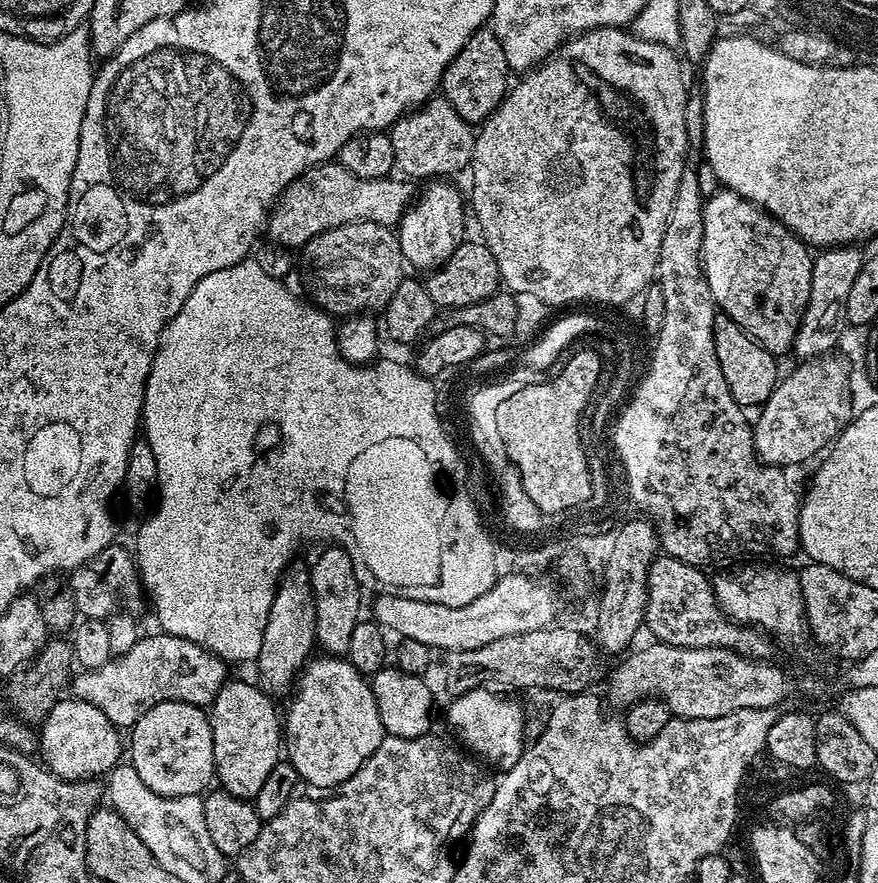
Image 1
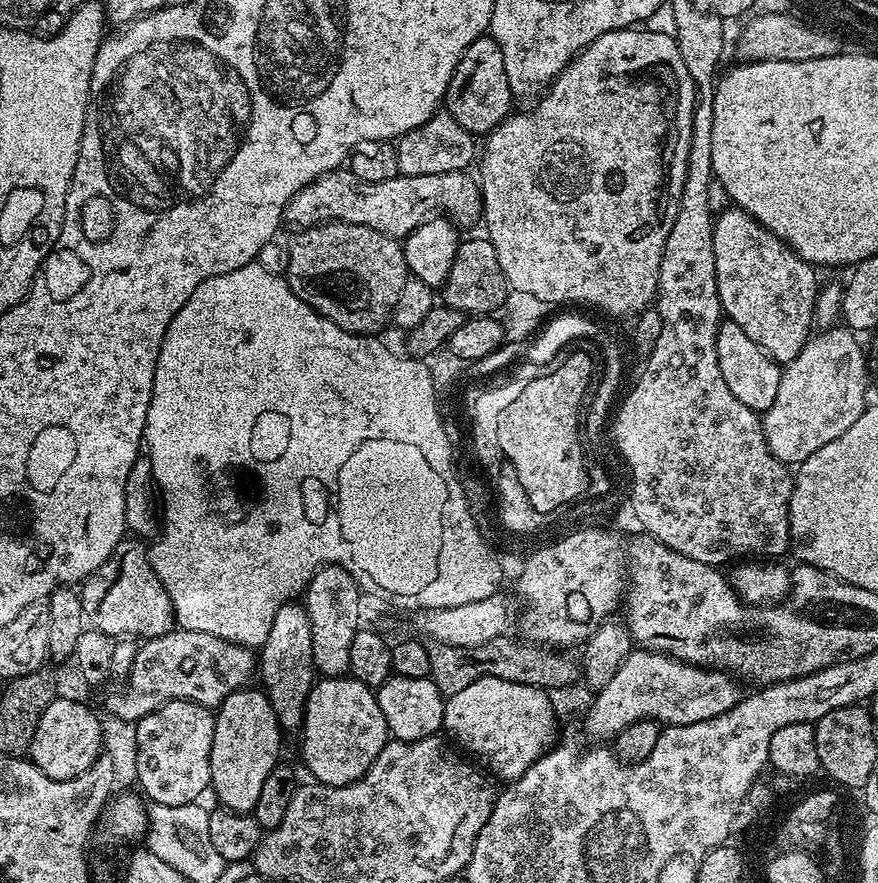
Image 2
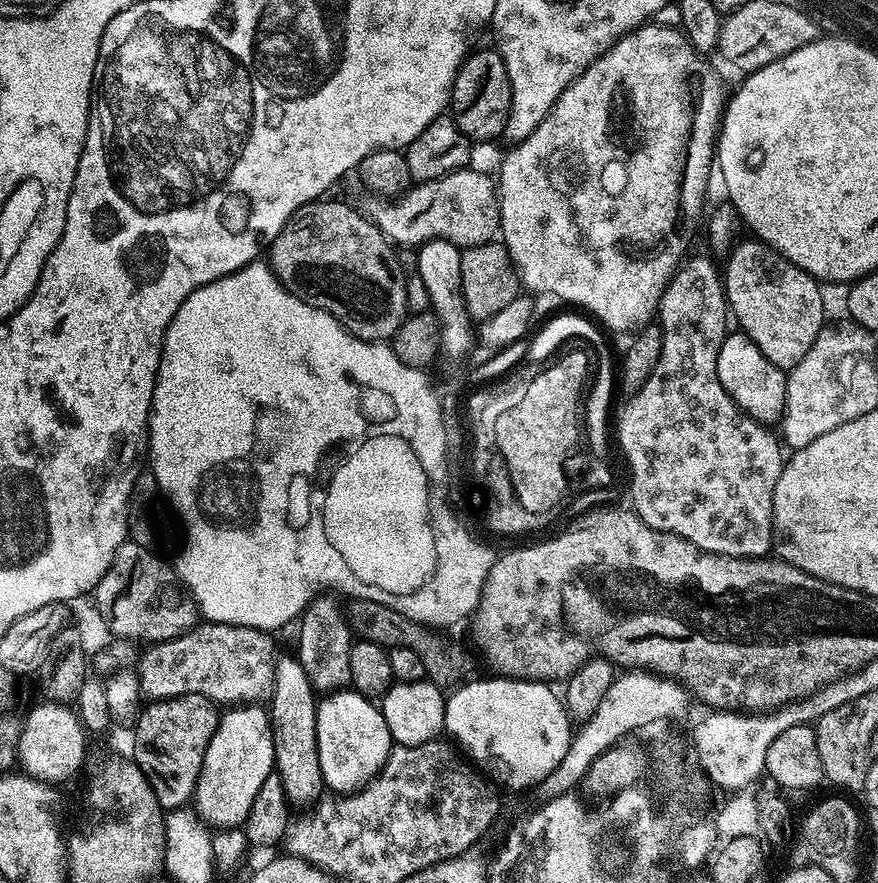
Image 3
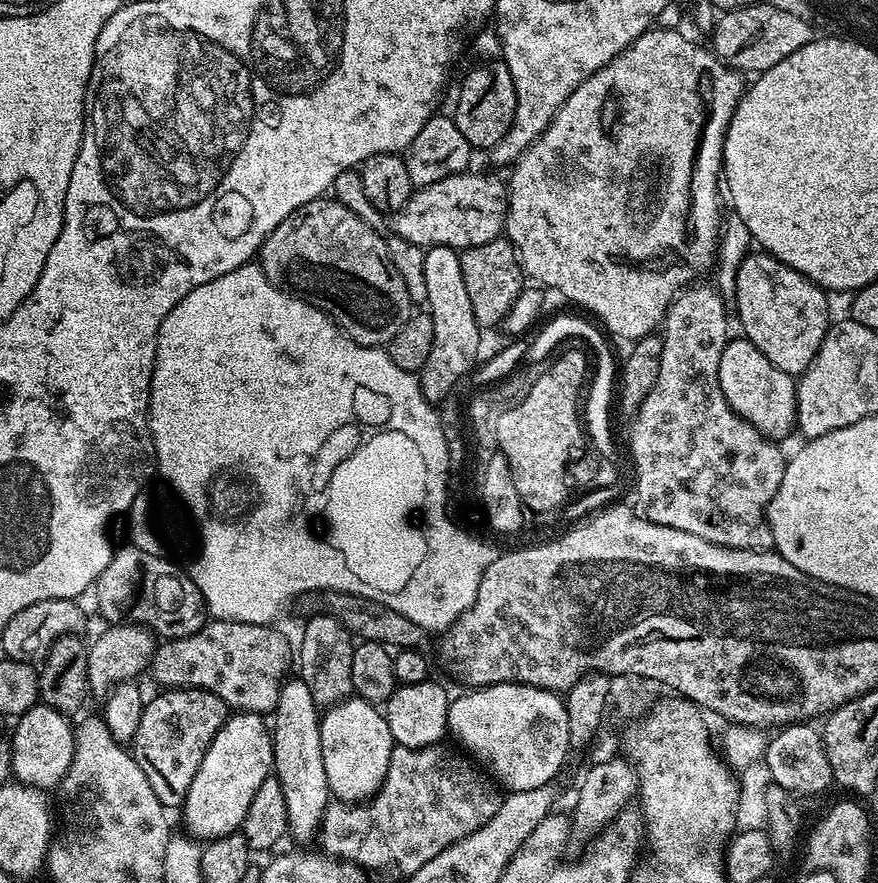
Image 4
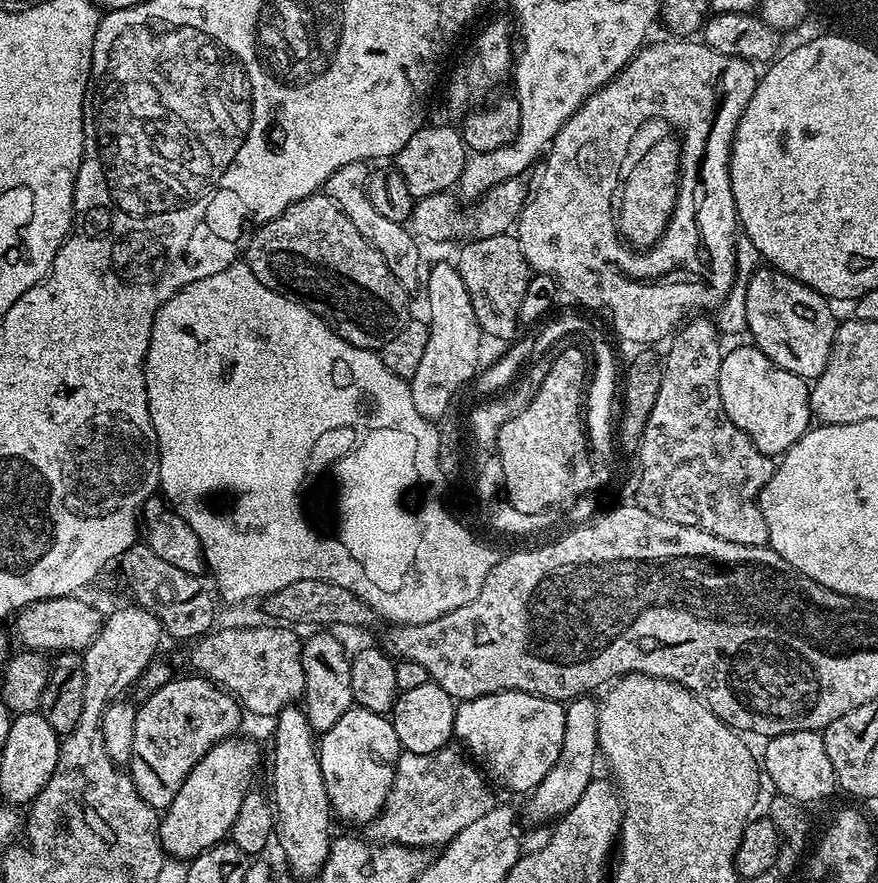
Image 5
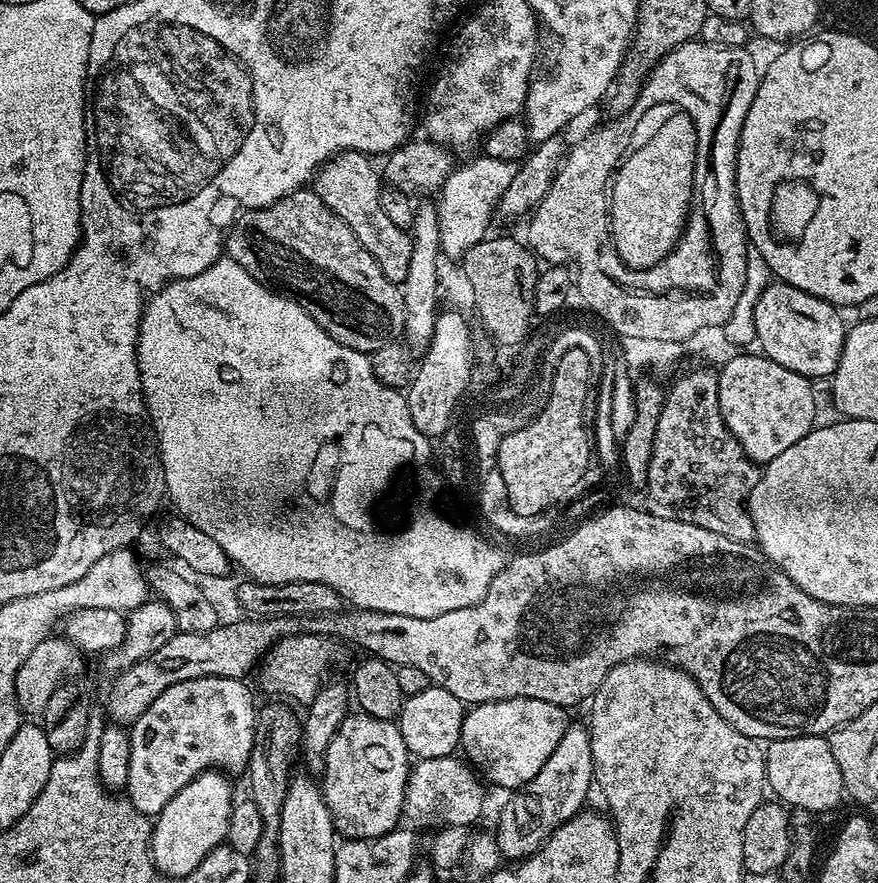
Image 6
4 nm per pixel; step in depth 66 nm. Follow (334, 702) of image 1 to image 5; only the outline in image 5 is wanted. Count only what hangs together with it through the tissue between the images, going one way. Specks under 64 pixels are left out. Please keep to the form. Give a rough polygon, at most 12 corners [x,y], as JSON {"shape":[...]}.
{"shape":[[353,706],[318,740],[328,803],[366,826],[402,751],[387,715]]}

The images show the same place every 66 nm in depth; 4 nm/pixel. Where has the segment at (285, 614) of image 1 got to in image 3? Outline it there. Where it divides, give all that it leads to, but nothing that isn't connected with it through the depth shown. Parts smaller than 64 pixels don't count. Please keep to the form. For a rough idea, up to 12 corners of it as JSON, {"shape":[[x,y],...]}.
{"shape":[[277,655],[270,715],[289,801],[326,788],[318,693],[295,655]]}

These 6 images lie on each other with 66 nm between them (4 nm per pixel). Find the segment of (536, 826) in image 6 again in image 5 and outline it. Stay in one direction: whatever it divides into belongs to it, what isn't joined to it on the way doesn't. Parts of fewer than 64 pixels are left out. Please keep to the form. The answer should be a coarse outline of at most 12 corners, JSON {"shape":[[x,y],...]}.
{"shape":[[567,701],[558,762],[528,800],[555,821],[597,775],[599,703]]}

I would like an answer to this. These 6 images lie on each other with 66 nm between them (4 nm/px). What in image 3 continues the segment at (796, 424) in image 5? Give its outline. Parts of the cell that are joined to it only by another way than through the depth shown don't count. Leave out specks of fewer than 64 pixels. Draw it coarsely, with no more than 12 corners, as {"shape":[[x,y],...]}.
{"shape":[[729,331],[718,382],[750,418],[783,415],[785,369]]}

